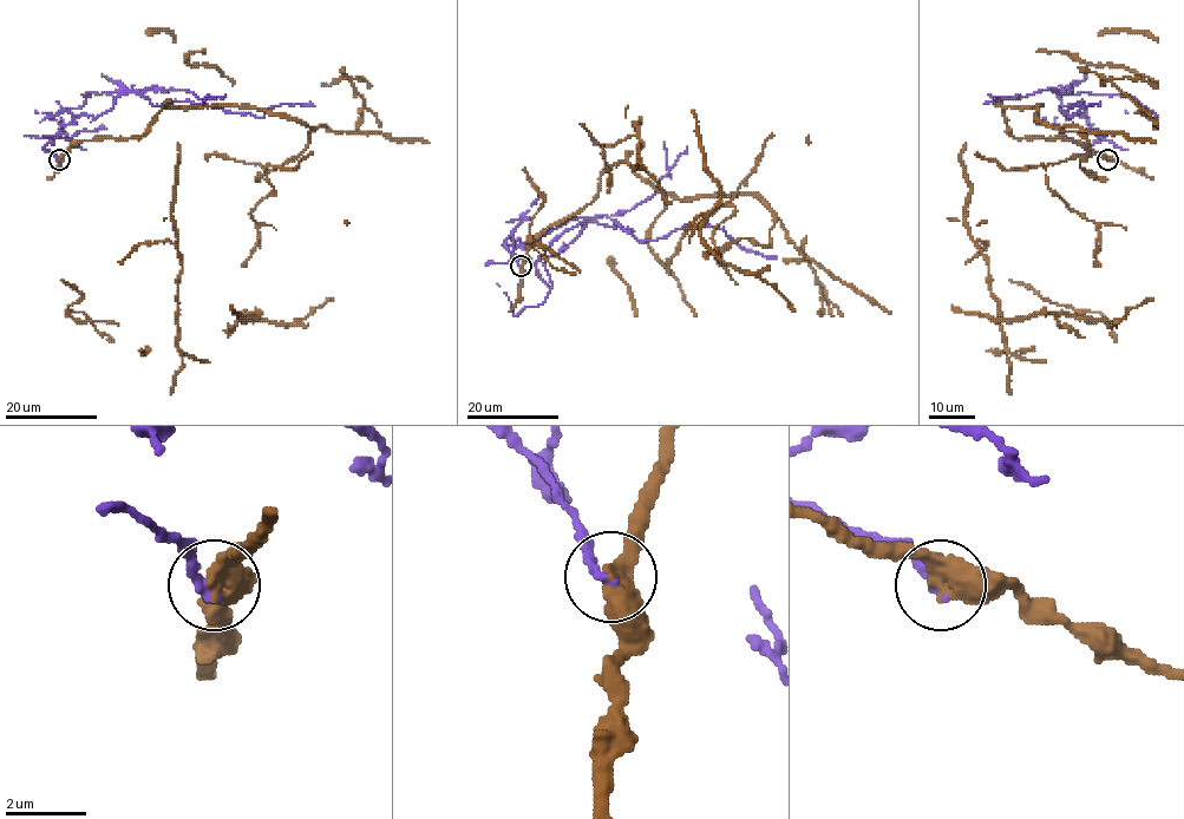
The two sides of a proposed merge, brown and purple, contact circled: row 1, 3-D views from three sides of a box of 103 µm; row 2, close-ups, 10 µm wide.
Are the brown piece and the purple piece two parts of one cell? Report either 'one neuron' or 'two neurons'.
two neurons

